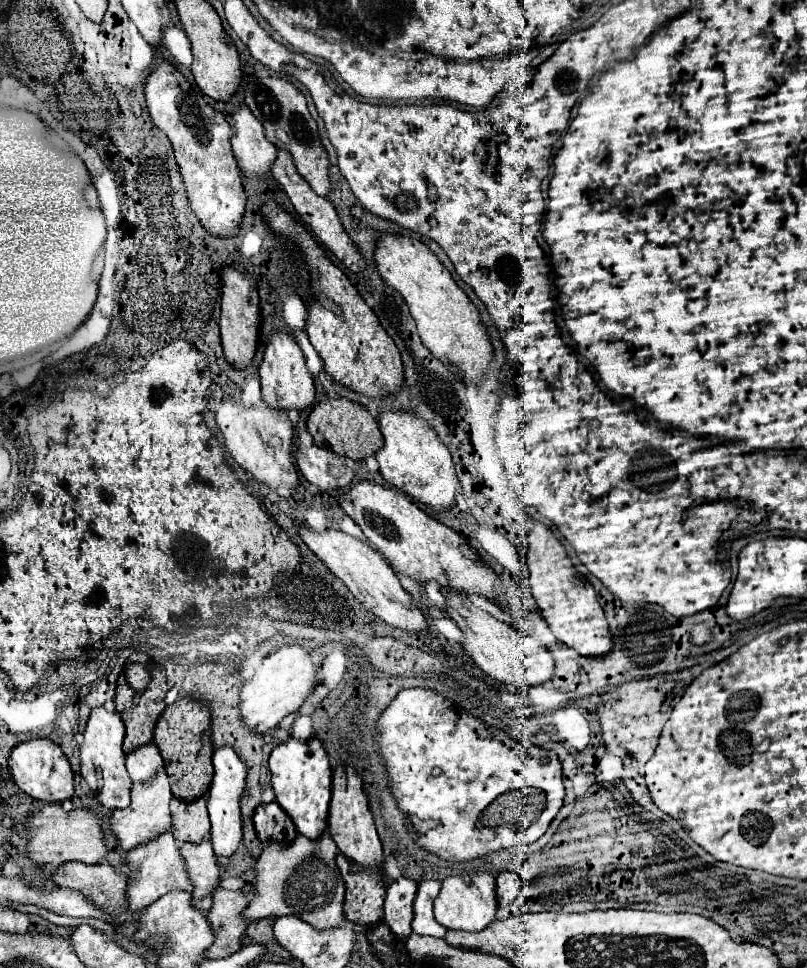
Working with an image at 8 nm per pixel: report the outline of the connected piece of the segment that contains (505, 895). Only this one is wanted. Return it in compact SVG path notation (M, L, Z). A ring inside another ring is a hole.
M501 872L497 876L497 904L499 906L511 904L517 898L521 886L523 884L515 872Z

